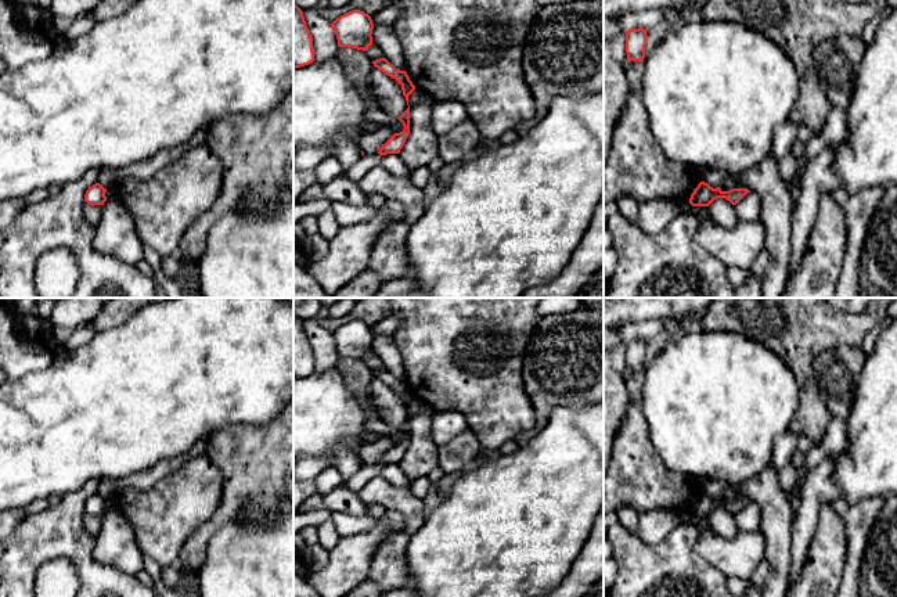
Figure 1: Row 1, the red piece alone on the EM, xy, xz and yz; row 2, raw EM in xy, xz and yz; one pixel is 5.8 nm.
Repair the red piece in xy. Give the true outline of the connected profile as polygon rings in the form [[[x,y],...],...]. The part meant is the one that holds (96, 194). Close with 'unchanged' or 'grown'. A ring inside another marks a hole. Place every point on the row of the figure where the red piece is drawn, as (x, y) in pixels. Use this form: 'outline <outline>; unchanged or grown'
outline [[[96,183],[86,191],[84,202],[90,205],[104,205],[107,201],[105,193],[107,188],[104,188],[100,183]]]; unchanged

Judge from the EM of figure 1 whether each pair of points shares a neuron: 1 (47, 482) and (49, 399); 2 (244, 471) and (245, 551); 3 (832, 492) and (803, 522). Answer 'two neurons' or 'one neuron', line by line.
1: one neuron
2: two neurons
3: one neuron

